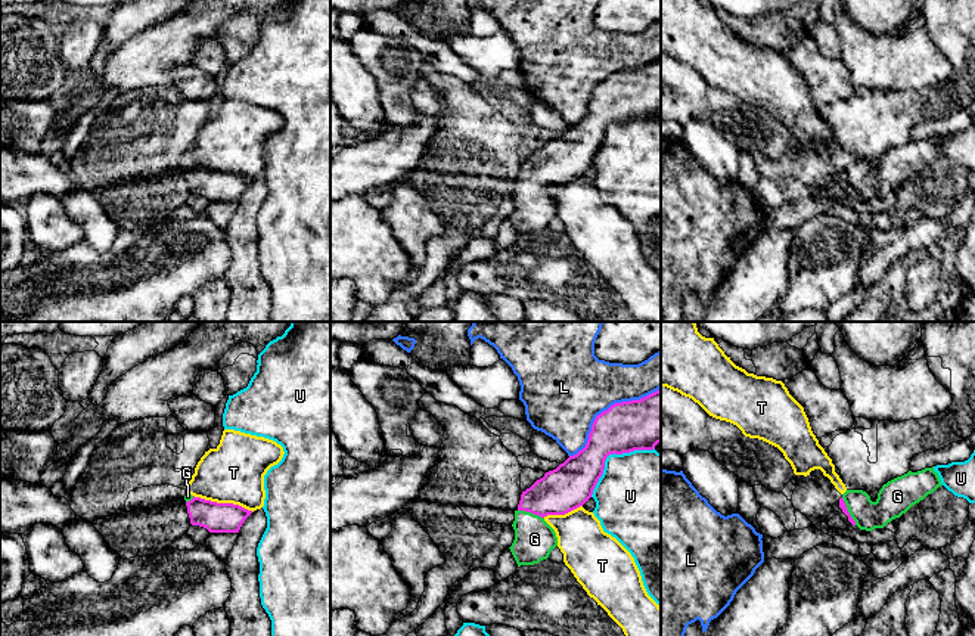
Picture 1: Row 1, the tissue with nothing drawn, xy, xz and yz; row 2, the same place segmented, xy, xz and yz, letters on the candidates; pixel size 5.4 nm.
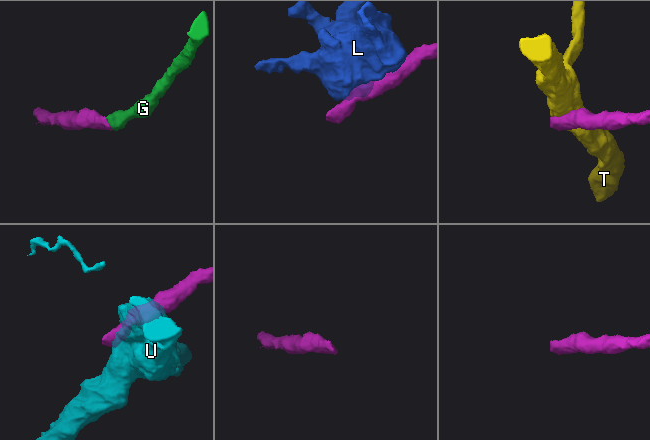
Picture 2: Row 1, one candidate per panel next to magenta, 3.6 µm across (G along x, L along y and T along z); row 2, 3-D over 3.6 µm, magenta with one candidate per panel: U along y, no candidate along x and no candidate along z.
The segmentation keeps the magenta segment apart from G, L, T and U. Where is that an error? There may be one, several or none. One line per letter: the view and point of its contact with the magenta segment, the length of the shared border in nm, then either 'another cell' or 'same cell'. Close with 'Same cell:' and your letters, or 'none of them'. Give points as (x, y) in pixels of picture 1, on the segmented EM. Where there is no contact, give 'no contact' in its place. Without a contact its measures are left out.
G: meets magenta in yz at (847, 511); contact 170 nm long; same cell
L: meets magenta in xz at (605, 410); contact 600 nm long; another cell
T: meets magenta in xy at (223, 503); contact 340 nm long; another cell
U: meets magenta in xz at (611, 453); contact 440 nm long; another cell
Same cell: G

